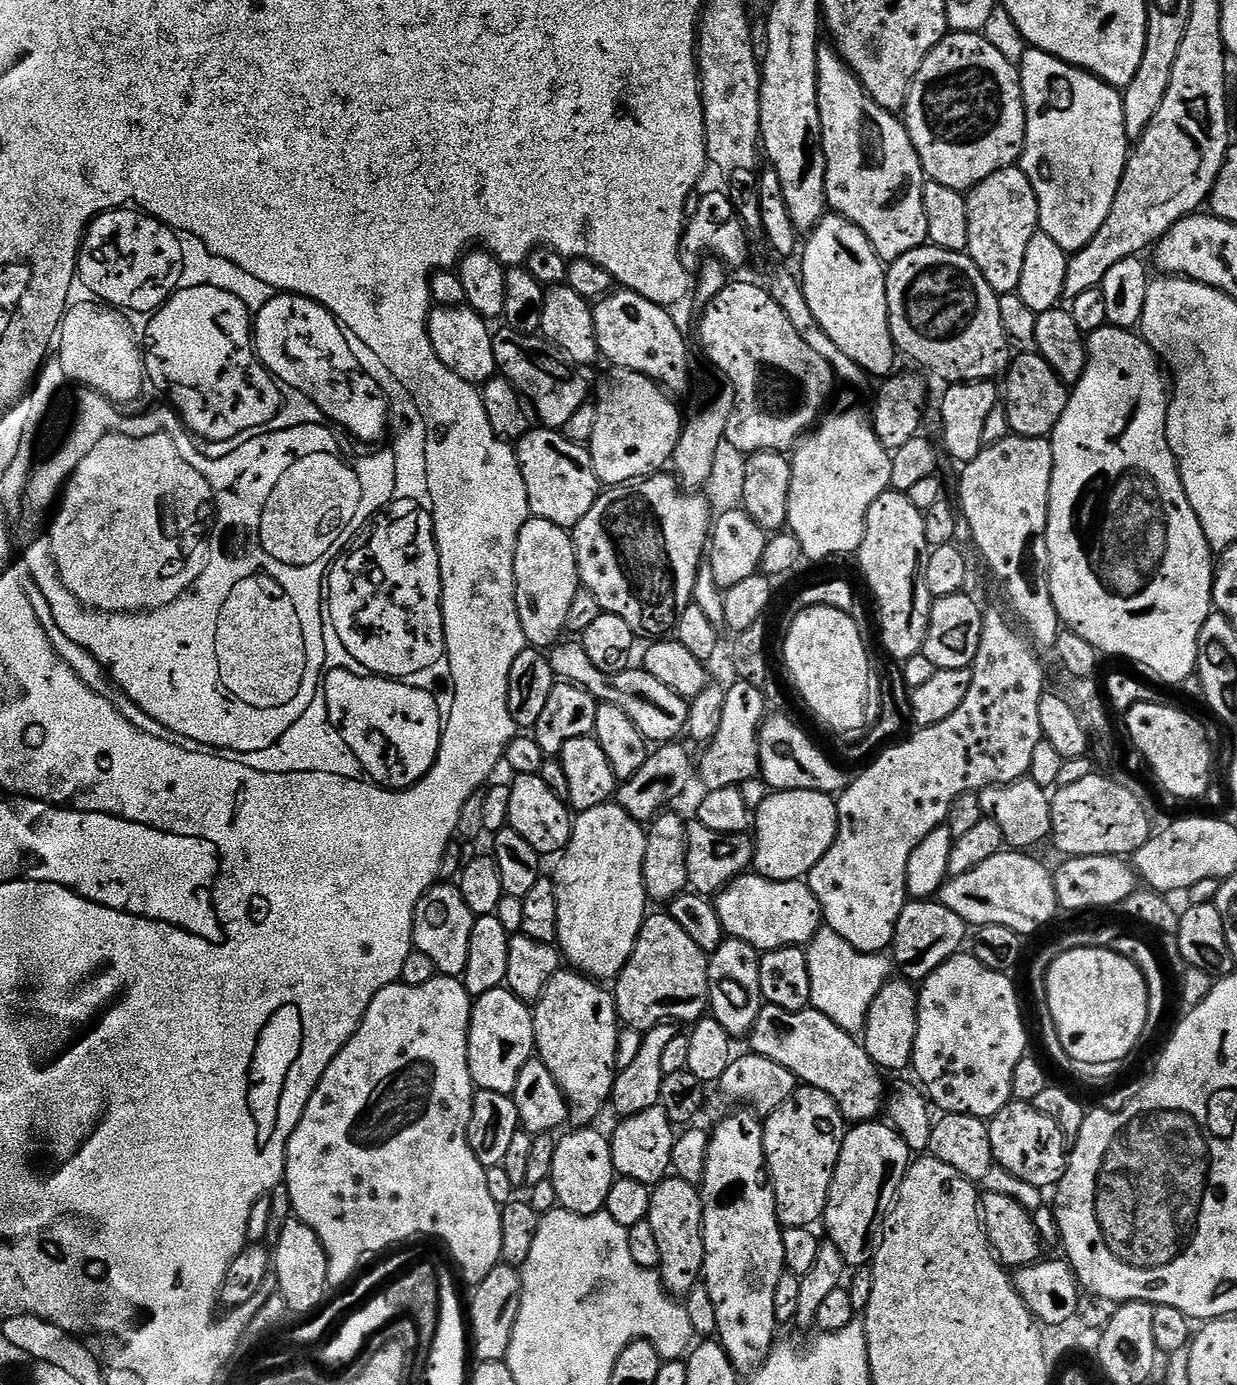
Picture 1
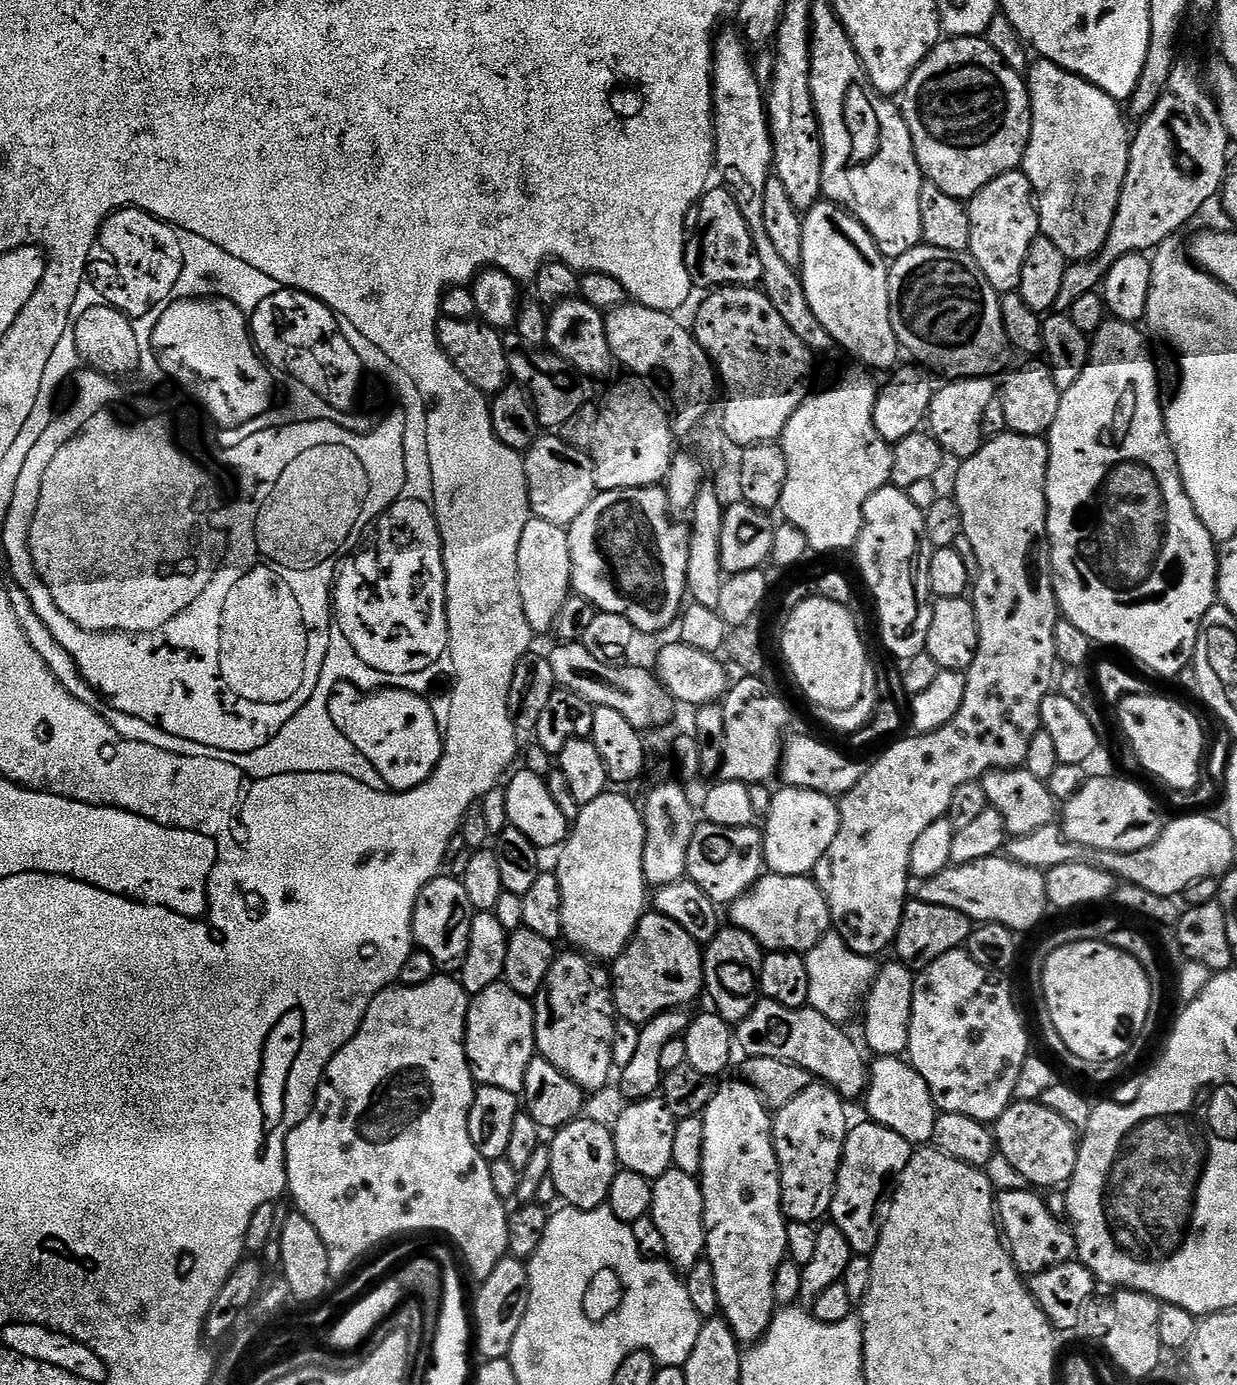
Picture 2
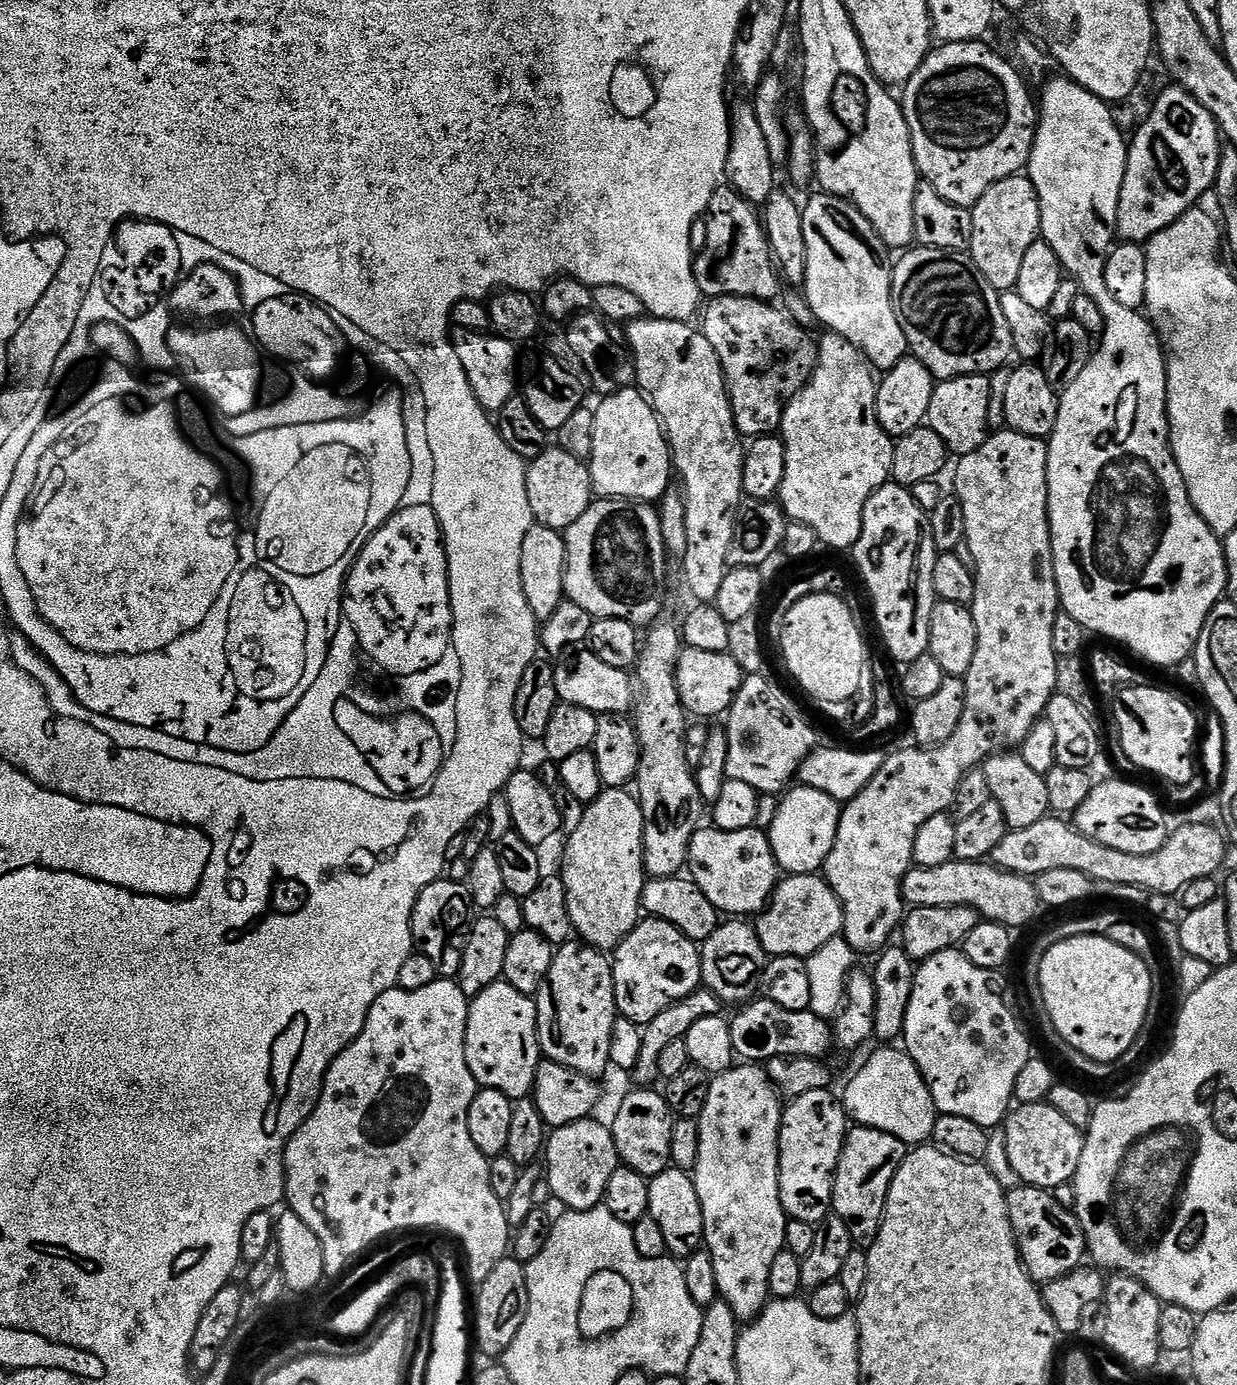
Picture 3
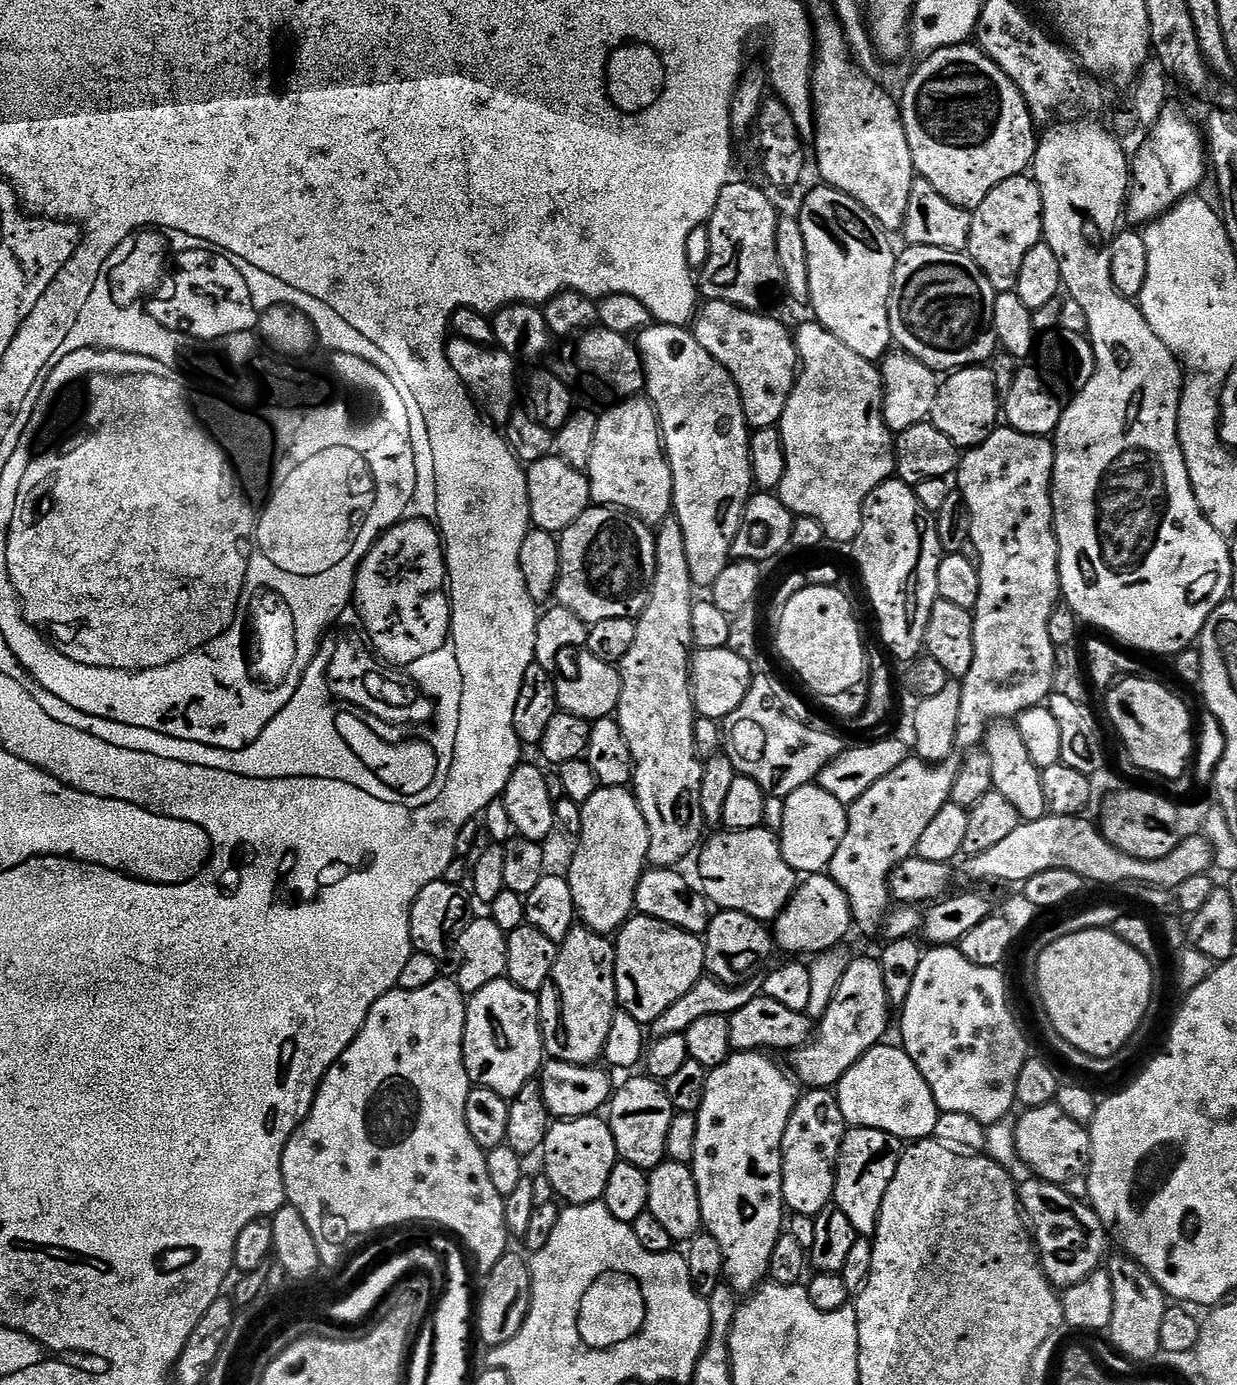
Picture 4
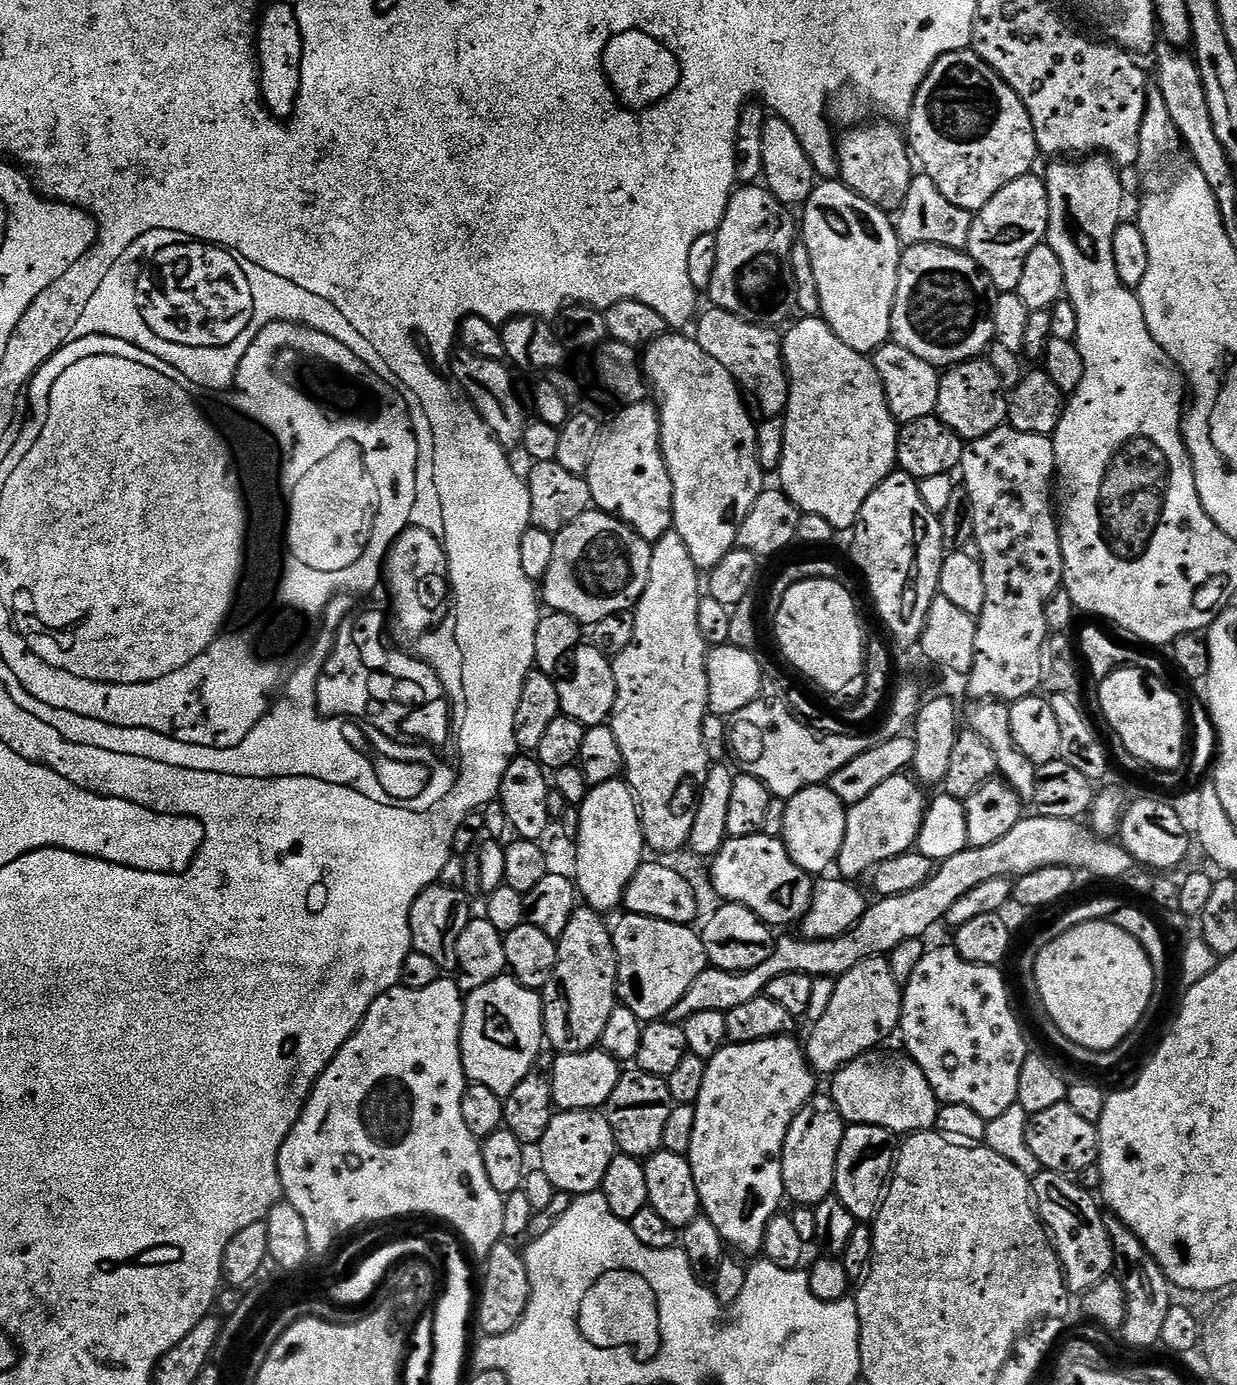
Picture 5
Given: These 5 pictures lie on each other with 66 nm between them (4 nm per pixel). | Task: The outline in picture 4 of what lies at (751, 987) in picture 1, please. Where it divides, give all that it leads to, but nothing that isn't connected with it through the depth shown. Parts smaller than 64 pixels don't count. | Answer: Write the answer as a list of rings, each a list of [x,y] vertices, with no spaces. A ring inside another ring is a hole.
[[[717,911],[702,936],[707,975],[730,988],[737,988],[739,984],[749,983],[755,977],[752,976],[755,972],[763,973],[769,967],[768,959],[774,953],[773,933],[764,928],[767,927],[761,921],[741,912]]]

